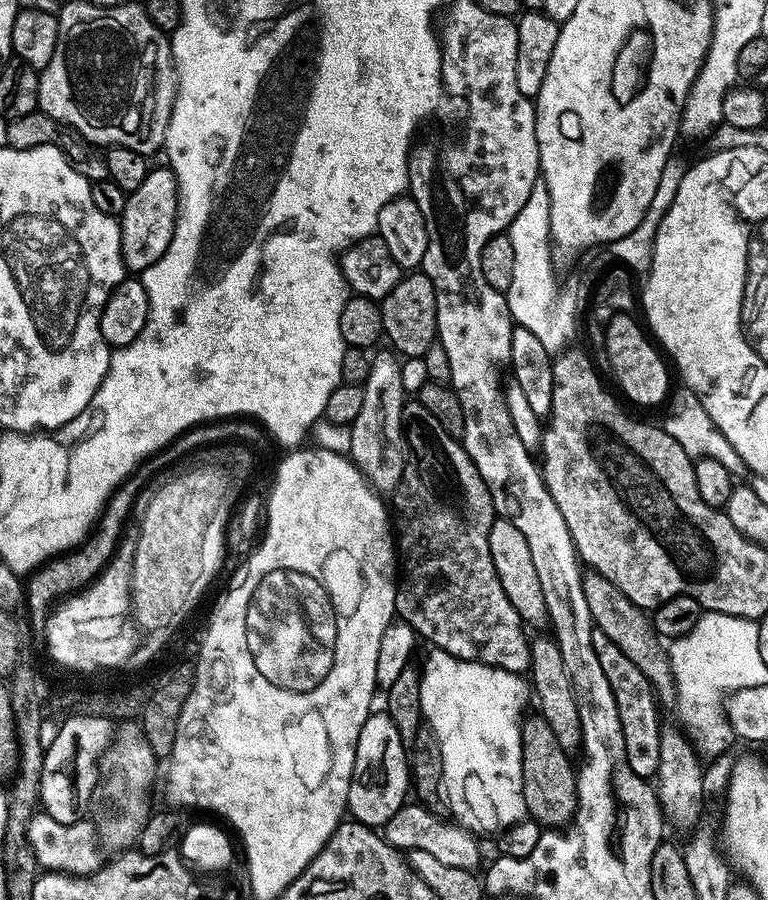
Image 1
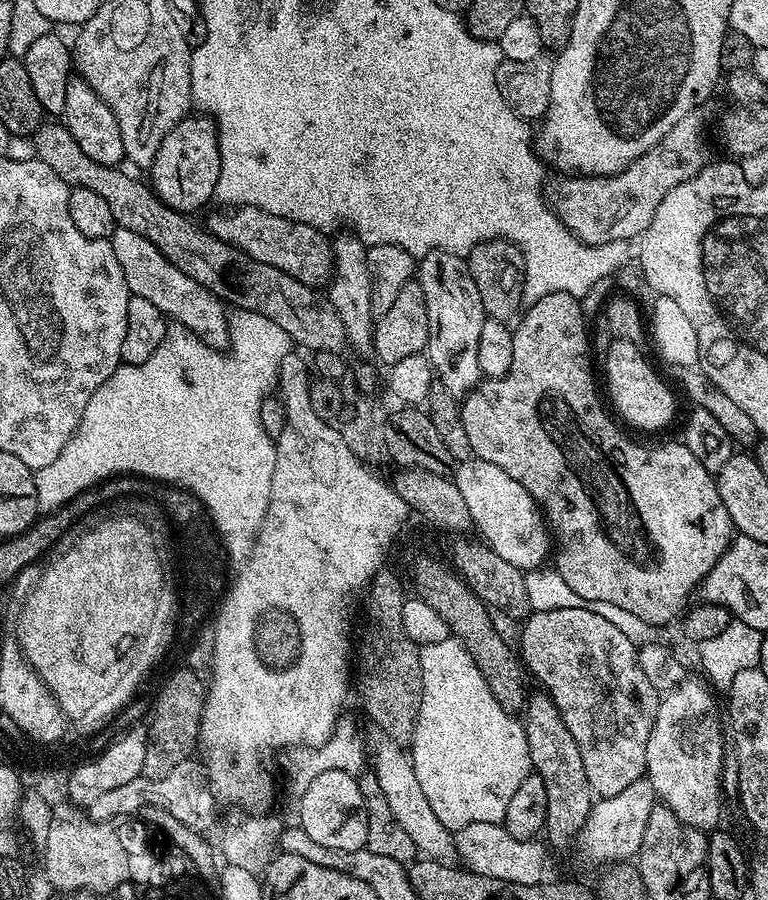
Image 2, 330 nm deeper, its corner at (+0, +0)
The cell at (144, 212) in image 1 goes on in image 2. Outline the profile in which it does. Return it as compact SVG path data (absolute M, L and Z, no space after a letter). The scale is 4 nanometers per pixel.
M185 115L183 120L179 120L172 129L162 138L162 146L158 146L158 154L154 158L150 169L150 187L155 192L156 197L166 206L173 208L175 212L185 214L195 213L194 210L203 206L209 199L215 197L218 186L218 174L220 173L220 138L214 131L214 124L211 119L203 115Z

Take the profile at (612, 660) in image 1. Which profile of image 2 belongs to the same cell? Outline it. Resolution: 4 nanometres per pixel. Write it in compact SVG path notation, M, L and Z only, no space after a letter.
M592 606L533 611L521 623L525 624L520 628L518 656L527 675L531 679L533 676L552 699L562 722L566 724L566 730L570 730L570 738L578 742L578 754L582 754L582 766L586 770L588 784L597 797L603 798L622 794L630 782L645 775L646 742L650 742L650 730L654 726L661 697L652 686L644 692L632 694L624 692L624 688L618 688L618 678L624 680L624 676L634 678L643 673L637 656L638 648L636 644L632 645L631 638L614 621L607 620L600 612L603 611Z

